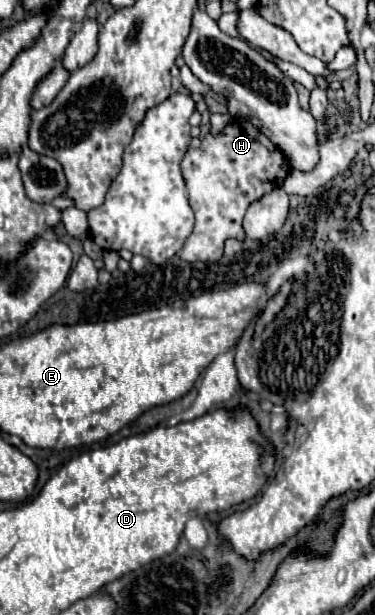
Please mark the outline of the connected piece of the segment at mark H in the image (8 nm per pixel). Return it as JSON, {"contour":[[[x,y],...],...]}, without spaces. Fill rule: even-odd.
{"contour":[[[237,119],[219,137],[211,133],[197,149],[189,149],[181,161],[181,171],[189,191],[189,203],[195,213],[195,227],[181,249],[183,261],[217,261],[223,255],[227,237],[245,239],[241,221],[249,203],[279,187],[287,175],[285,155],[251,123]]]}

